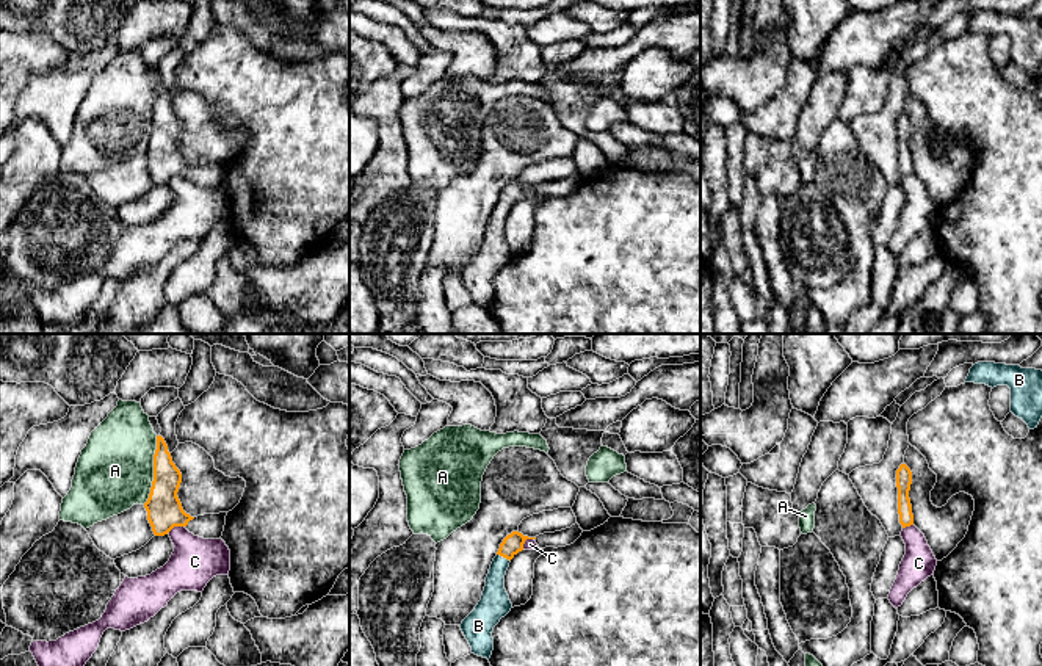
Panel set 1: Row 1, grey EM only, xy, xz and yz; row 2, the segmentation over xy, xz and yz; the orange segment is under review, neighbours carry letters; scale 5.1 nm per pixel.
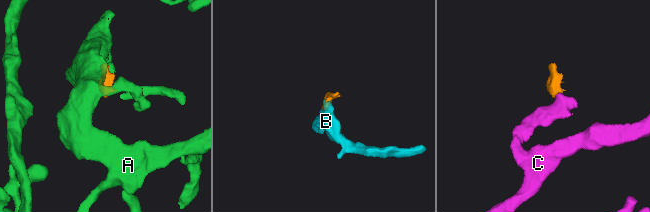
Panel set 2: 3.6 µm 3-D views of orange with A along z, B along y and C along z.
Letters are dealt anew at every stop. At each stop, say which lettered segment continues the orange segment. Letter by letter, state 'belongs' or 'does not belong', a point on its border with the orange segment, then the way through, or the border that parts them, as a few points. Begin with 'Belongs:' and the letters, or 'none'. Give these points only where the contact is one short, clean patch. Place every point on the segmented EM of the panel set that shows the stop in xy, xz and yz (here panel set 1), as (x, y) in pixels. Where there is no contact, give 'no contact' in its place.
Belongs: B
A: does not belong; contact xy (154, 470); border xy (157, 436), (154, 480), (149, 497), (143, 503)
B: belongs; contact xz (503, 557)
C: does not belong; contact xy (174, 525); border xy (184, 525), (174, 525), (166, 533)

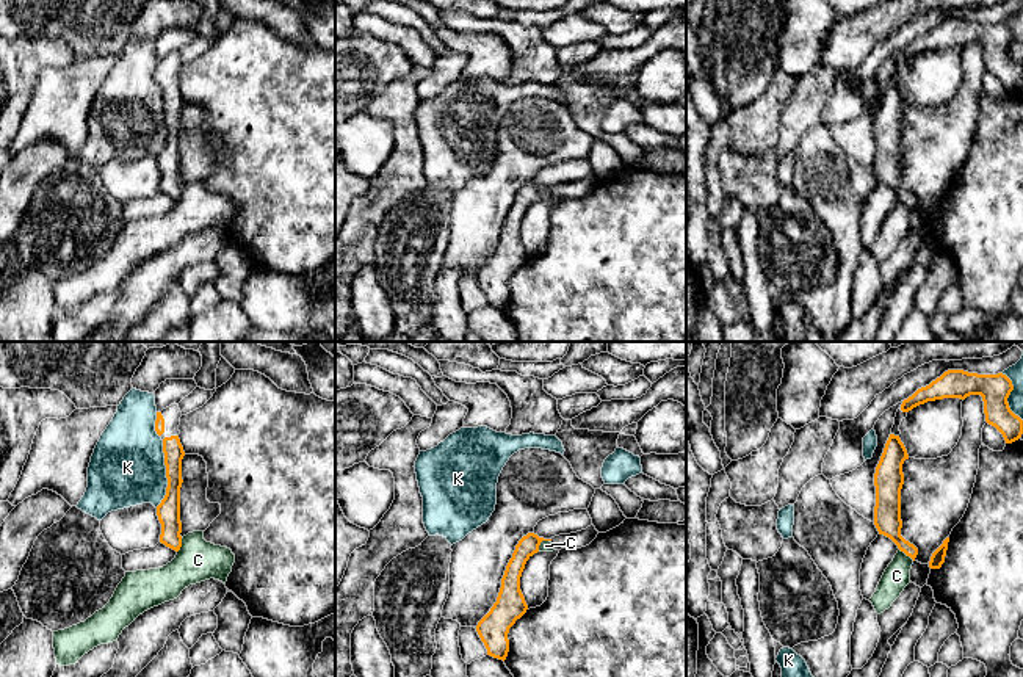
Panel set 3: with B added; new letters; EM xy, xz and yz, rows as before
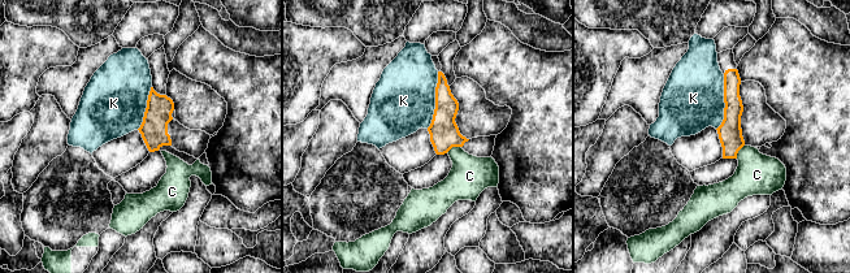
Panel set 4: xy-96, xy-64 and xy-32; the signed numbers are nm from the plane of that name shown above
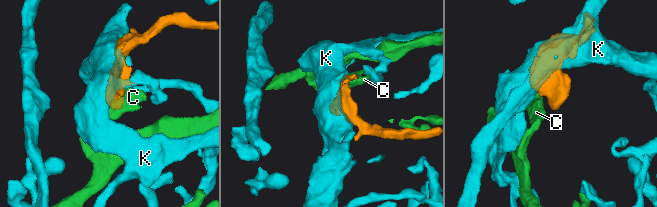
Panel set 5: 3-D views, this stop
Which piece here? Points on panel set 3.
Belongs: none
C: does not belong; contact xy (180, 546); border xy (182, 538), (182, 546), (177, 552)
K: does not belong; contact xy (166, 474)

